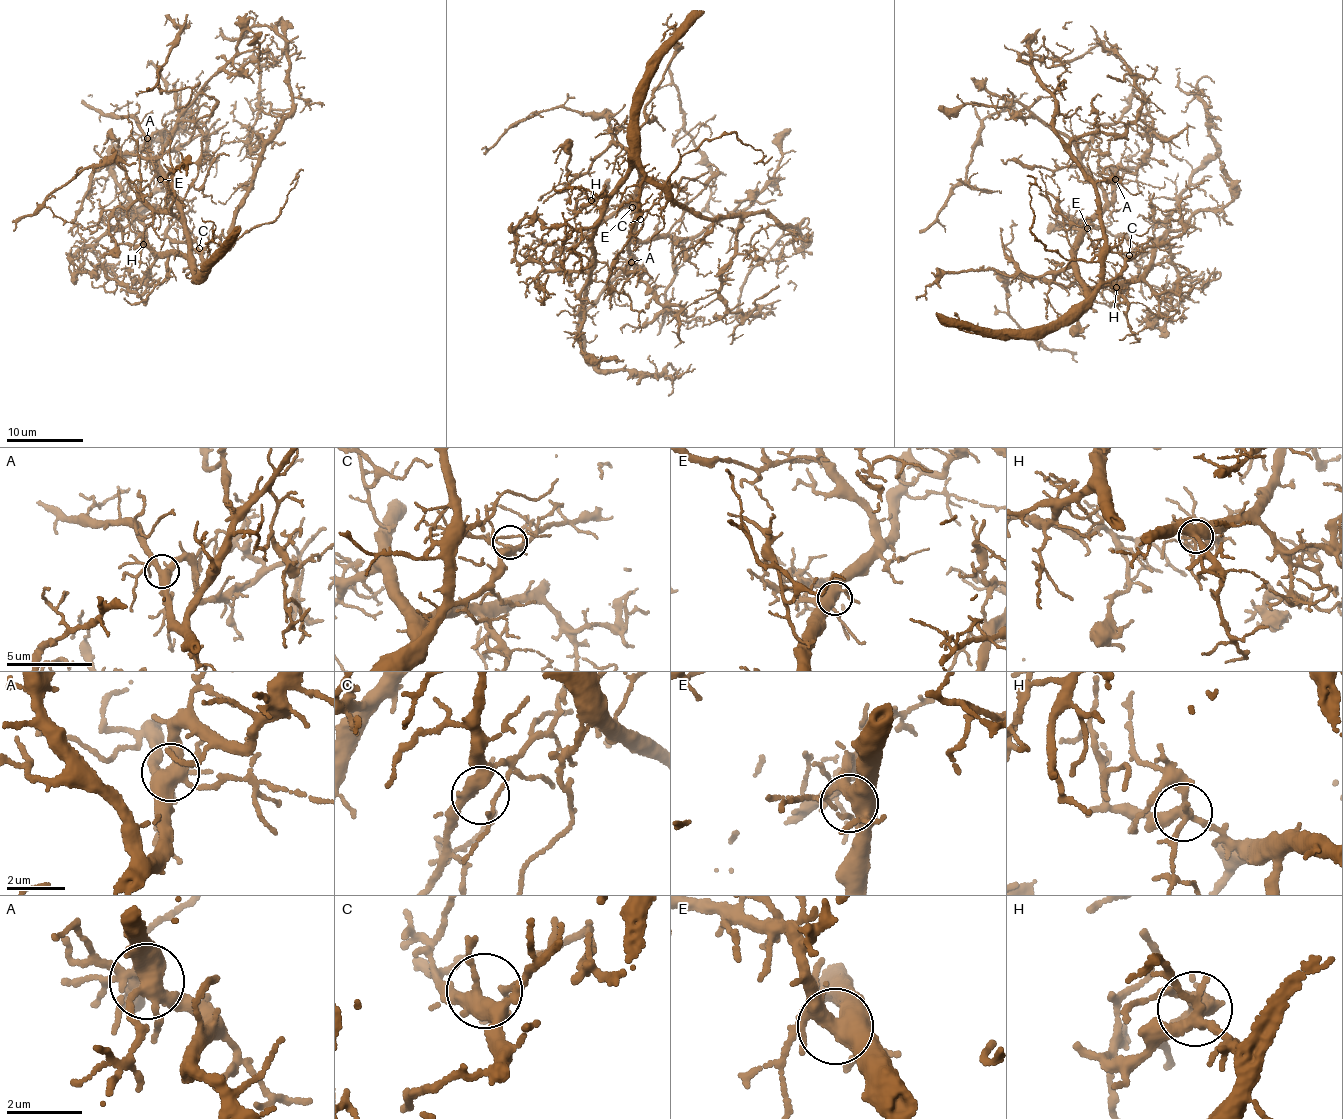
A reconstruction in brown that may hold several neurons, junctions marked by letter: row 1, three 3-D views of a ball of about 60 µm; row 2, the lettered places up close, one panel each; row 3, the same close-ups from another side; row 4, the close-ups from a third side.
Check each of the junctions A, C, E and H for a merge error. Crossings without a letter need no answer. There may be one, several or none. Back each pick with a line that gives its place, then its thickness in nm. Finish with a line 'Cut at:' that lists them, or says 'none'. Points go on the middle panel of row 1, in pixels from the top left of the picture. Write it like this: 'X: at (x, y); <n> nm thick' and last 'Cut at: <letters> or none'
Cut at: none

